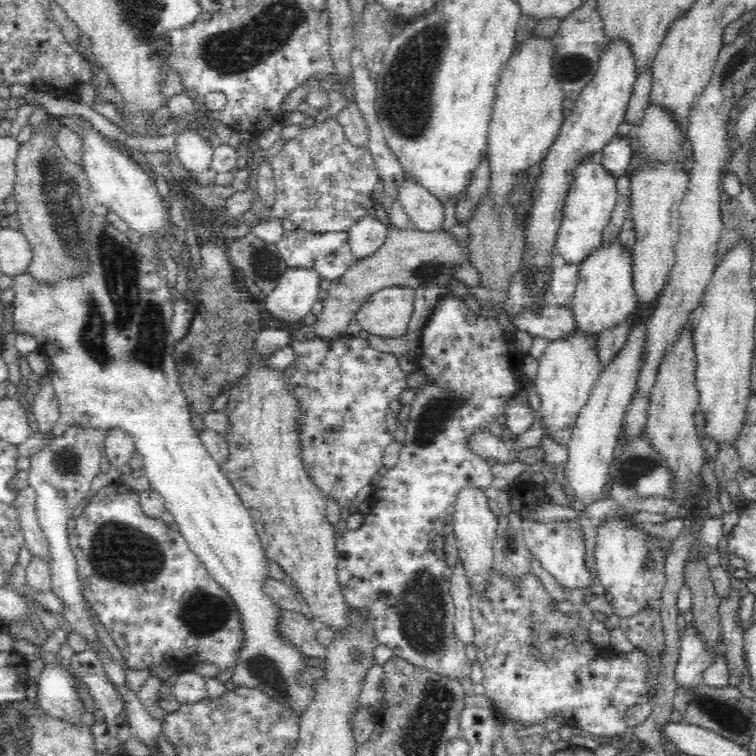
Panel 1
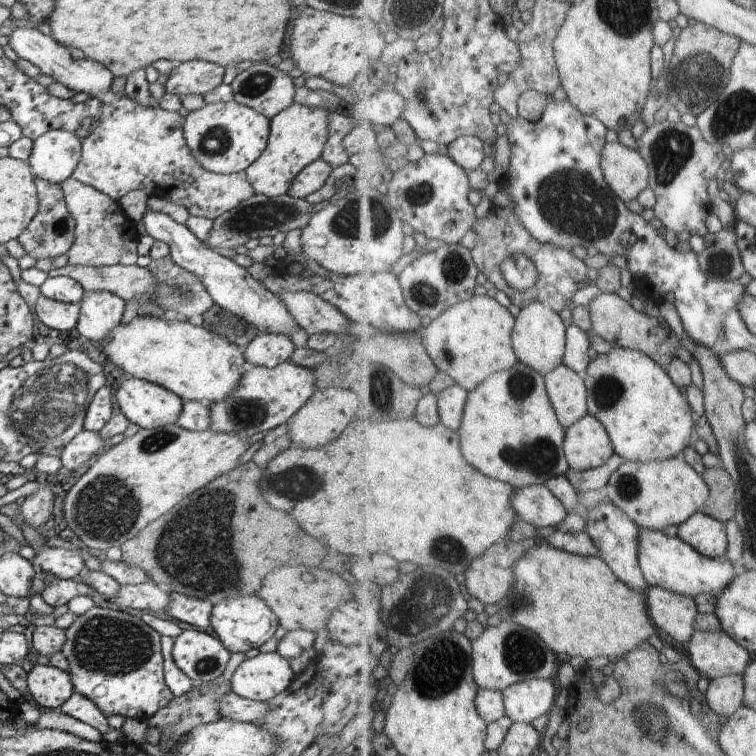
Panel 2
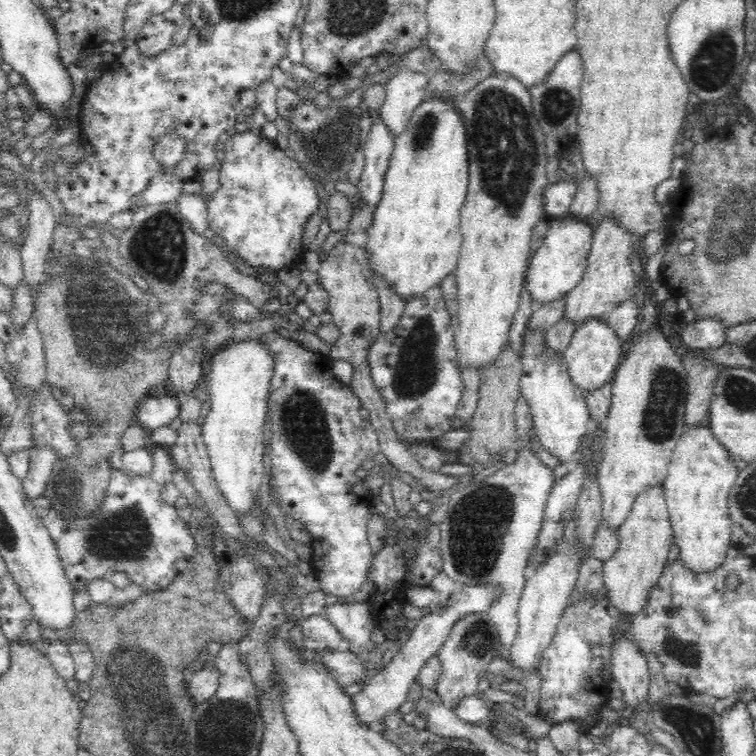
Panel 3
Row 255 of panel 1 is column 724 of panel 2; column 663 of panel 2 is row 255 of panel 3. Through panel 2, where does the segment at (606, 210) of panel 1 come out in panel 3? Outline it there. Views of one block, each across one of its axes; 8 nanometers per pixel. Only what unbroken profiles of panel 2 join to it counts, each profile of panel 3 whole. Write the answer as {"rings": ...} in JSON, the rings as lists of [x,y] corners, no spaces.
{"rings":[[[560,216],[549,220],[549,229],[542,243],[529,256],[524,269],[523,288],[533,308],[561,301],[581,280],[589,253],[593,228],[586,221]]]}

